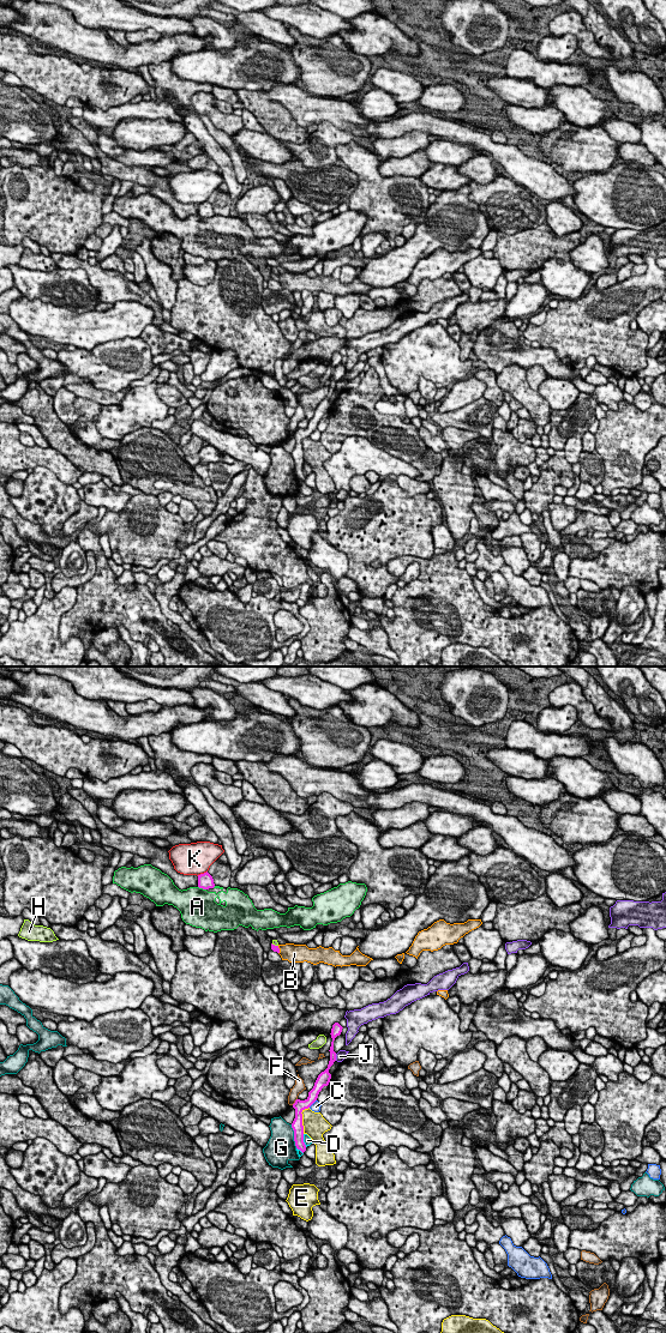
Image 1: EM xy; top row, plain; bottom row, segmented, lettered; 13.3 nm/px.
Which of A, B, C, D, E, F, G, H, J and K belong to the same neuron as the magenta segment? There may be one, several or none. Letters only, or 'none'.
none

